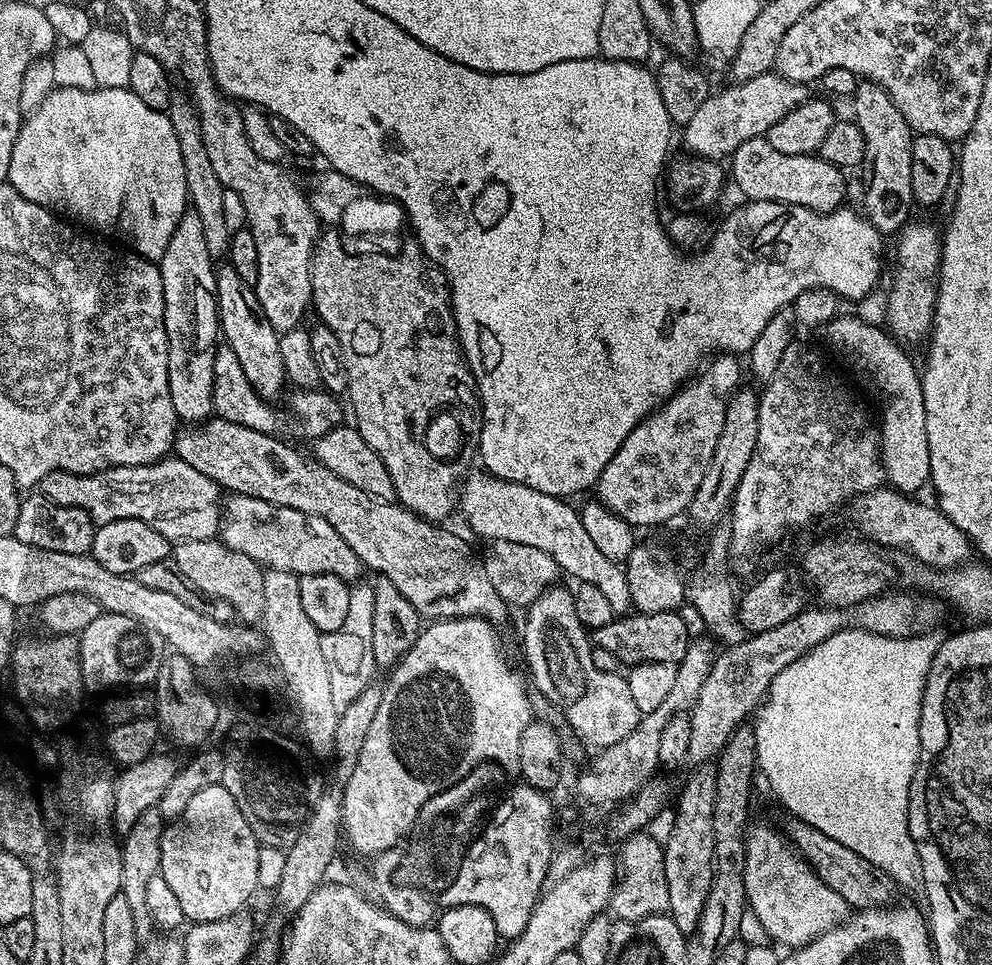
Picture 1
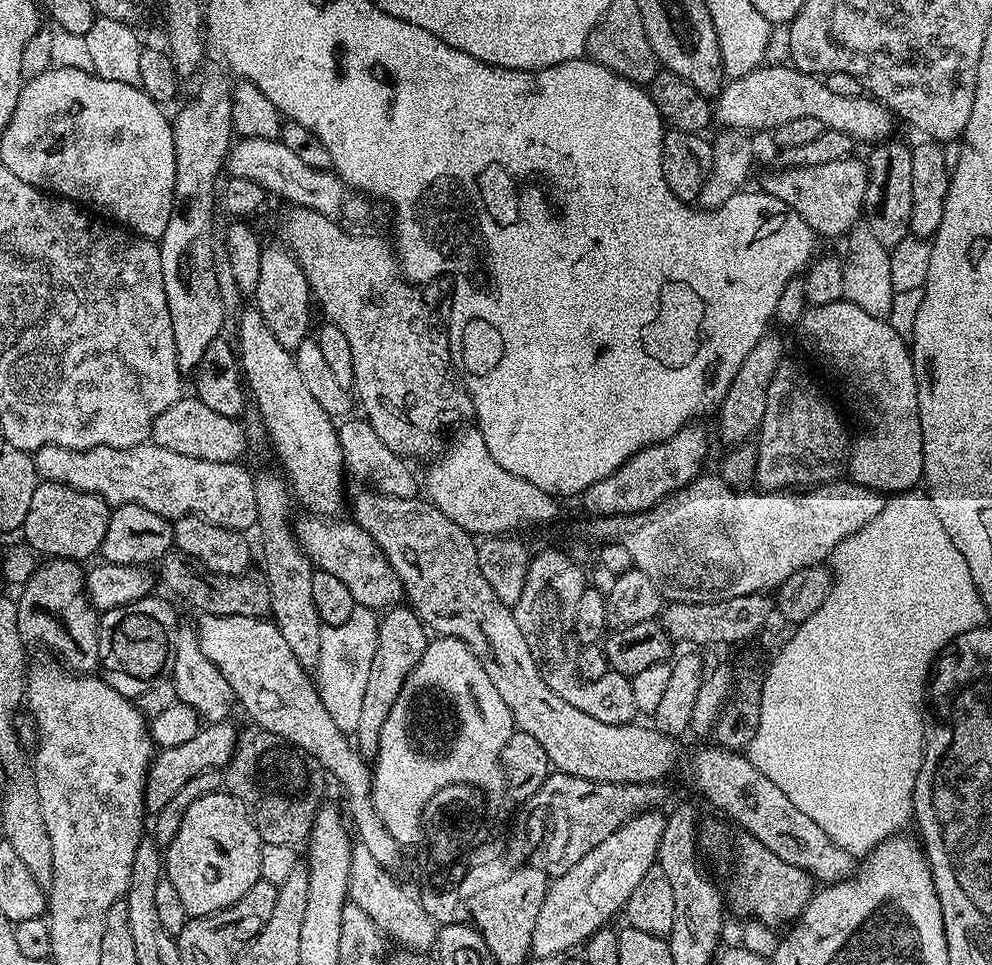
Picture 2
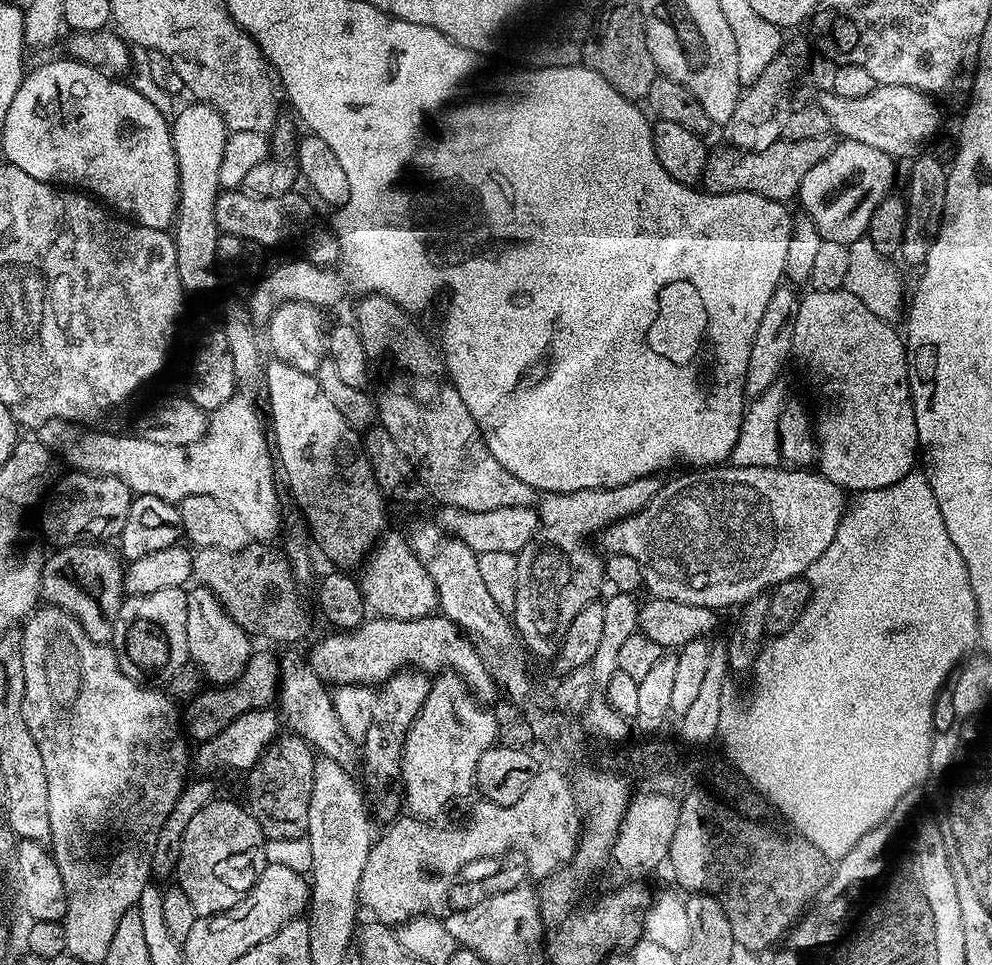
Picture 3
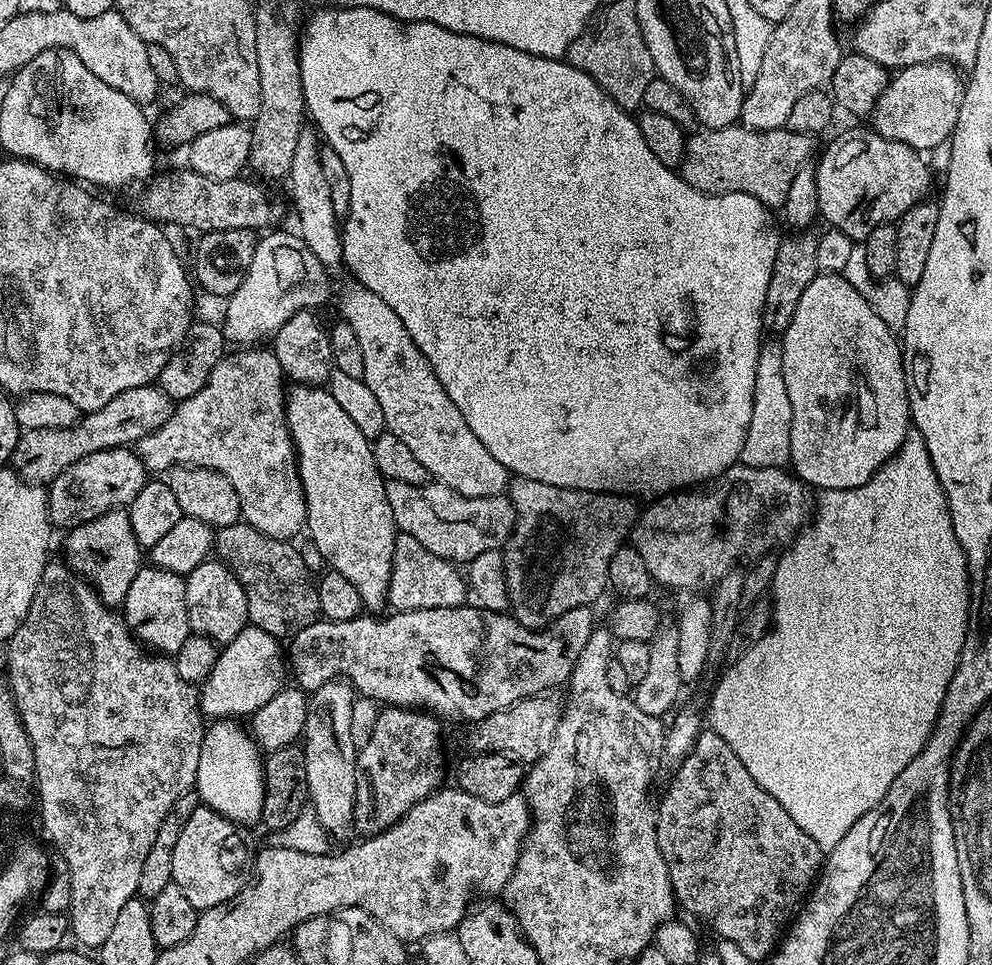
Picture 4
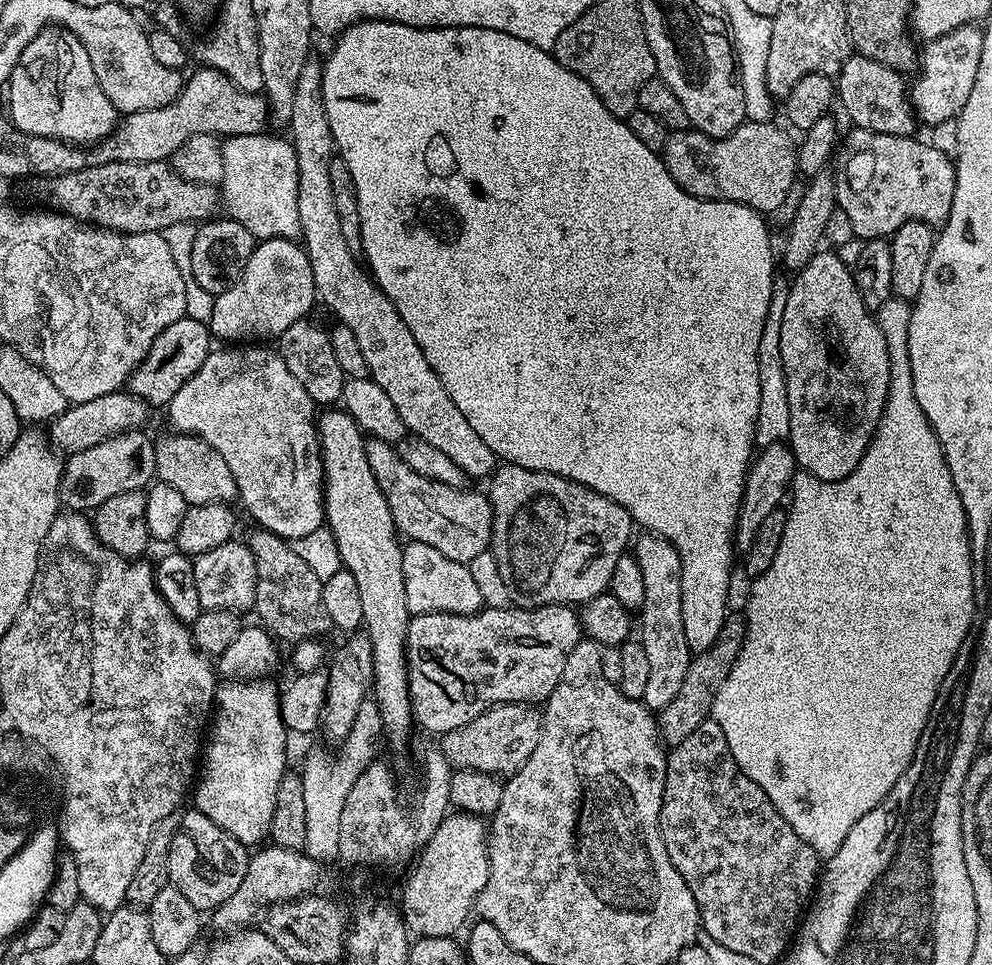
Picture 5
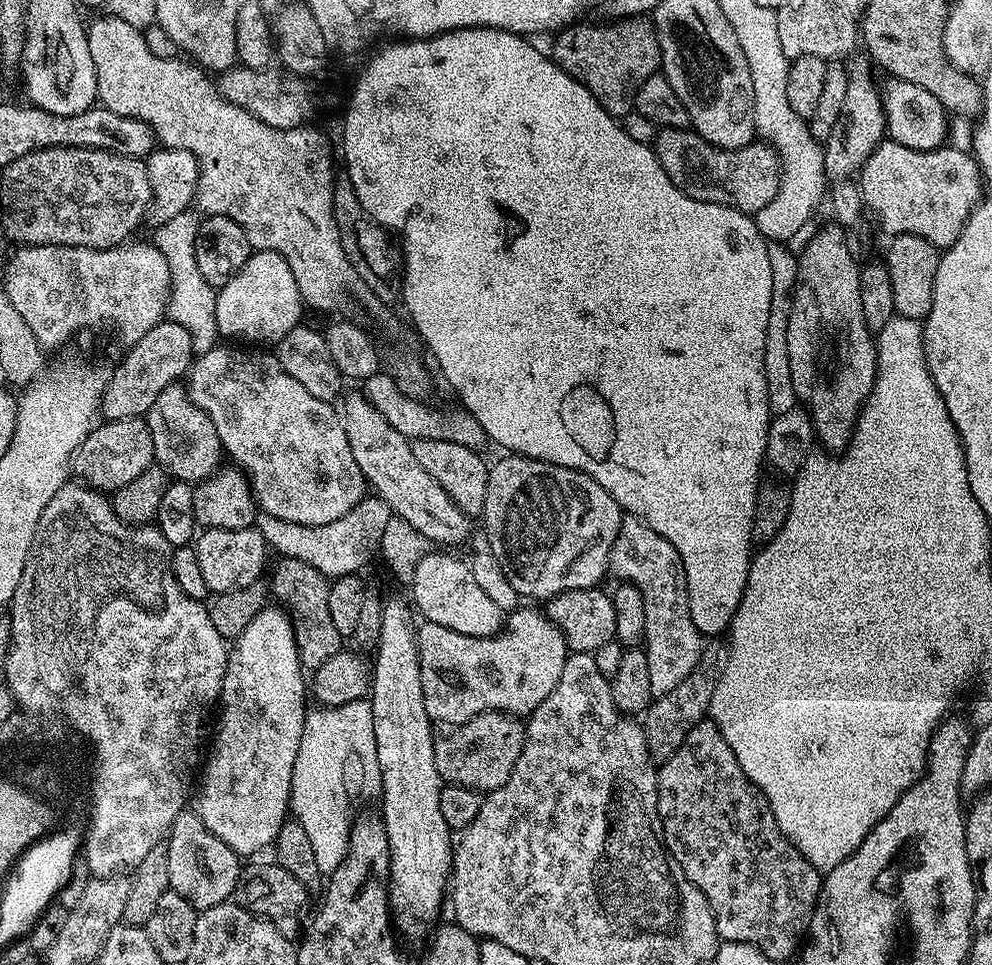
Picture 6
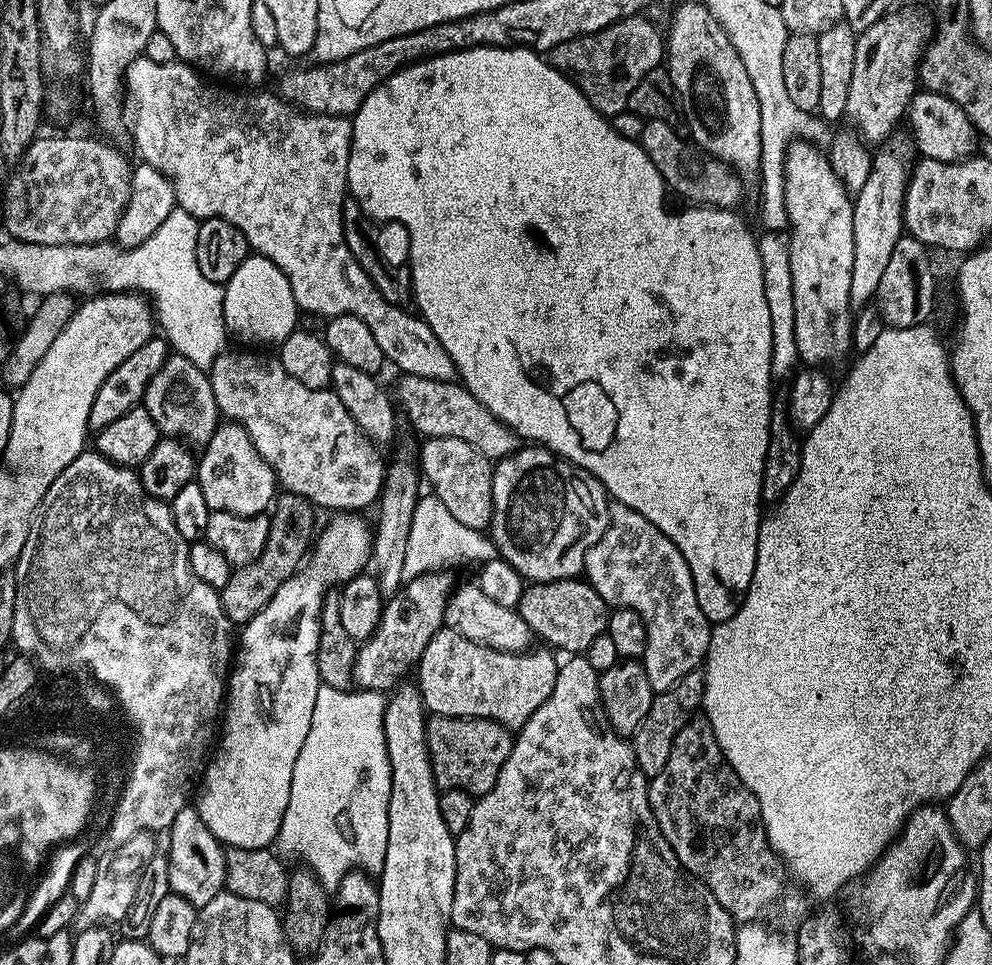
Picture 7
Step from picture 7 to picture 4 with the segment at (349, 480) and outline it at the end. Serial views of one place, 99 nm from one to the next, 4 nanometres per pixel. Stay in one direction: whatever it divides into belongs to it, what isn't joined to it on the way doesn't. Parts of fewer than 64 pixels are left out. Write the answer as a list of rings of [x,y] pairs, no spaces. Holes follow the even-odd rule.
[[[244,346],[229,351],[210,370],[210,378],[198,394],[179,401],[173,407],[172,417],[154,434],[142,438],[134,451],[152,474],[167,473],[169,468],[191,466],[221,472],[234,486],[240,499],[241,517],[250,526],[270,538],[291,541],[305,531],[306,498],[300,475],[296,469],[296,448],[286,422],[286,377],[275,352],[264,346]]]

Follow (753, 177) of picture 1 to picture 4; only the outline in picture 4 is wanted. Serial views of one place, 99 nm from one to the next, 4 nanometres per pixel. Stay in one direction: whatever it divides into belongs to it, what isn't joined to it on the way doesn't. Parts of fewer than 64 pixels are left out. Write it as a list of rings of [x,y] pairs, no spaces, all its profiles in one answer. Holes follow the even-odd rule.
[[[871,127],[852,128],[836,136],[828,144],[816,164],[816,186],[818,188],[819,219],[825,220],[828,228],[837,228],[853,242],[862,242],[878,226],[899,220],[910,206],[929,195],[932,188],[932,172],[924,165],[925,157],[916,149],[902,142],[882,138]]]

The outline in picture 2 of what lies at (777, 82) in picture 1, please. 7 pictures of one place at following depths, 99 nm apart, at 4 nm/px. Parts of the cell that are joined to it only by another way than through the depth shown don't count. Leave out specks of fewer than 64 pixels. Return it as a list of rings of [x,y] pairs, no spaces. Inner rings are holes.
[[[772,64],[756,68],[737,80],[728,80],[714,100],[714,120],[724,130],[771,130],[793,118],[818,118],[825,128],[846,134],[853,142],[883,142],[893,135],[894,113],[868,94],[846,98],[833,94],[819,75],[802,72],[795,66]]]

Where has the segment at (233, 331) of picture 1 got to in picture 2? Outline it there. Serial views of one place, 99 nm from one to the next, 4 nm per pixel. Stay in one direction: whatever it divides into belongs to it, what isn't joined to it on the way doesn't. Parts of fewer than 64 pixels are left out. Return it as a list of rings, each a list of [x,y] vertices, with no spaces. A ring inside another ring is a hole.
[[[245,307],[235,324],[234,342],[238,347],[240,370],[246,381],[247,391],[251,399],[252,396],[256,399],[256,408],[264,419],[262,428],[270,444],[272,440],[277,458],[284,463],[283,475],[290,485],[295,503],[300,503],[305,513],[325,518],[335,517],[336,511],[346,504],[346,469],[333,417],[328,416],[322,406],[318,406],[318,401],[314,394],[310,394],[310,389],[306,387],[306,381],[298,370],[295,355],[286,346],[282,346],[278,338],[274,338],[259,308]]]

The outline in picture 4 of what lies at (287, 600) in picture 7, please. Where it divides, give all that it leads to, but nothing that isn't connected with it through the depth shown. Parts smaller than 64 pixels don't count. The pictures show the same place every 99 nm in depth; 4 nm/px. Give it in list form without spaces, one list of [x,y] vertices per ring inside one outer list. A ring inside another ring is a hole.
[[[213,719],[205,727],[198,754],[198,774],[194,791],[205,808],[214,810],[236,824],[252,826],[262,814],[264,801],[264,760],[252,733],[247,727],[239,728],[235,719]]]

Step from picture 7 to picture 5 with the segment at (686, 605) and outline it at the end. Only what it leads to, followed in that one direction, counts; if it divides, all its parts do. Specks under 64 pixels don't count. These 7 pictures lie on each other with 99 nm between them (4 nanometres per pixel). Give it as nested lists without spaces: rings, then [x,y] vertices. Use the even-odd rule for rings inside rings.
[[[640,534],[635,537],[634,548],[635,544],[634,555],[642,570],[642,583],[646,585],[644,606],[638,612],[638,639],[644,645],[646,658],[650,661],[650,675],[646,681],[646,694],[642,702],[647,708],[659,710],[670,706],[674,694],[678,694],[694,655],[686,642],[686,630],[682,630],[682,562],[675,546],[660,536]]]

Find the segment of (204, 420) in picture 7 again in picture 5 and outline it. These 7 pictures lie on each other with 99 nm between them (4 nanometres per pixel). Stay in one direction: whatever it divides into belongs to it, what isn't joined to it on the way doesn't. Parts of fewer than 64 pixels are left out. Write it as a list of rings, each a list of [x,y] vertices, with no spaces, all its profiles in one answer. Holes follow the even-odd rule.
[[[171,434],[155,441],[156,476],[159,483],[174,486],[188,505],[193,504],[227,504],[237,499],[234,474],[230,474],[230,466],[226,466],[226,458],[214,450],[200,436],[191,434]]]

